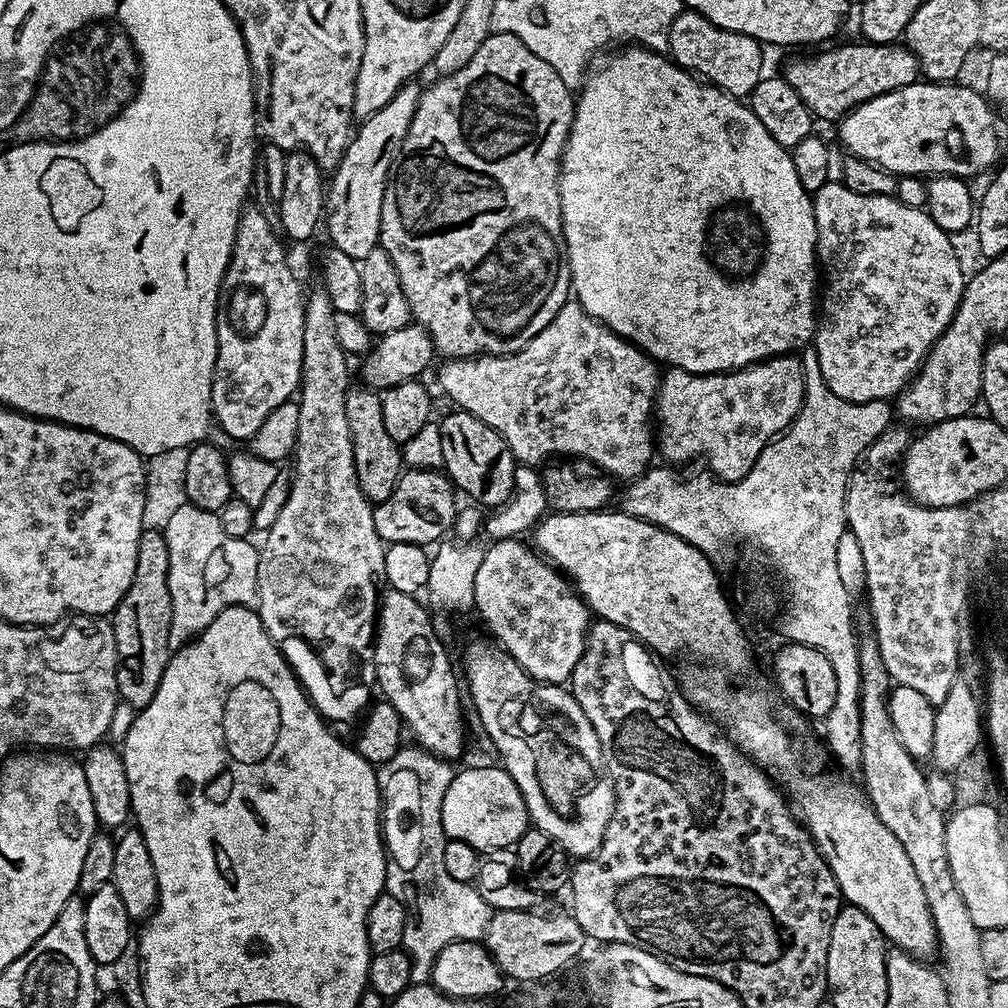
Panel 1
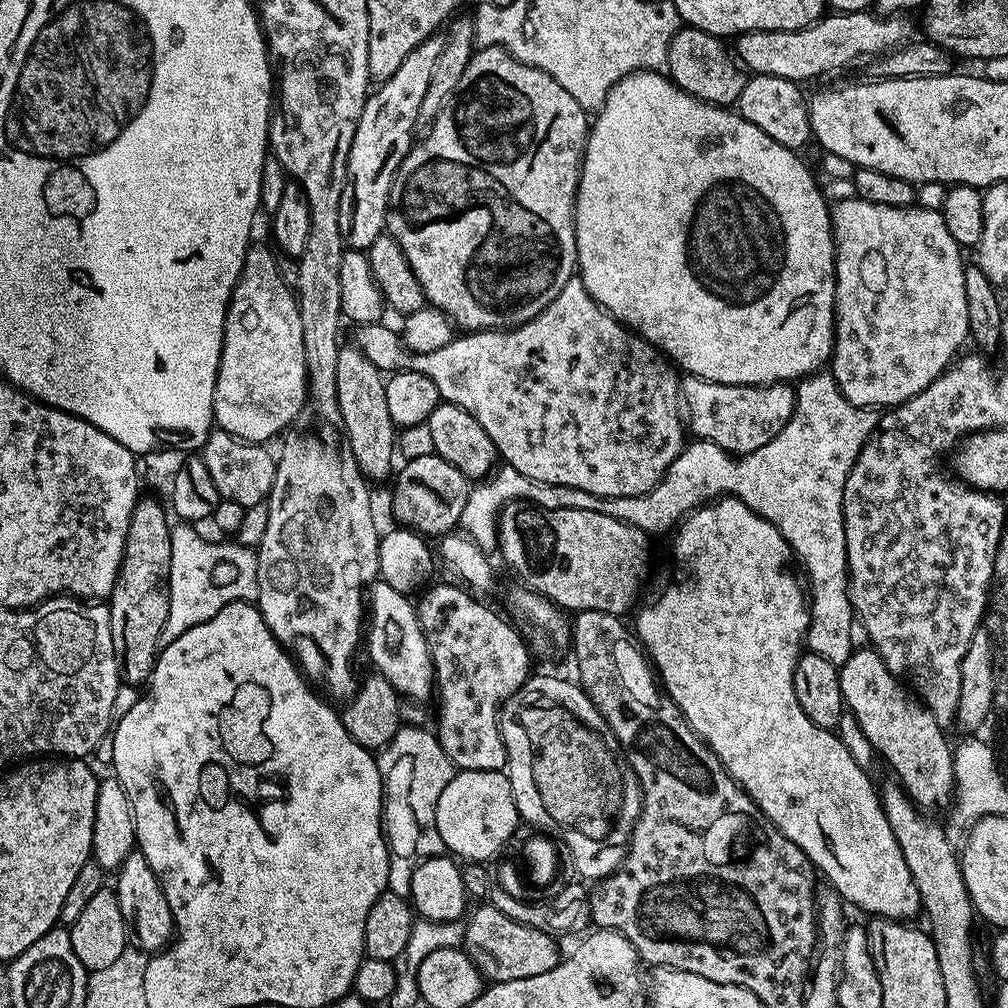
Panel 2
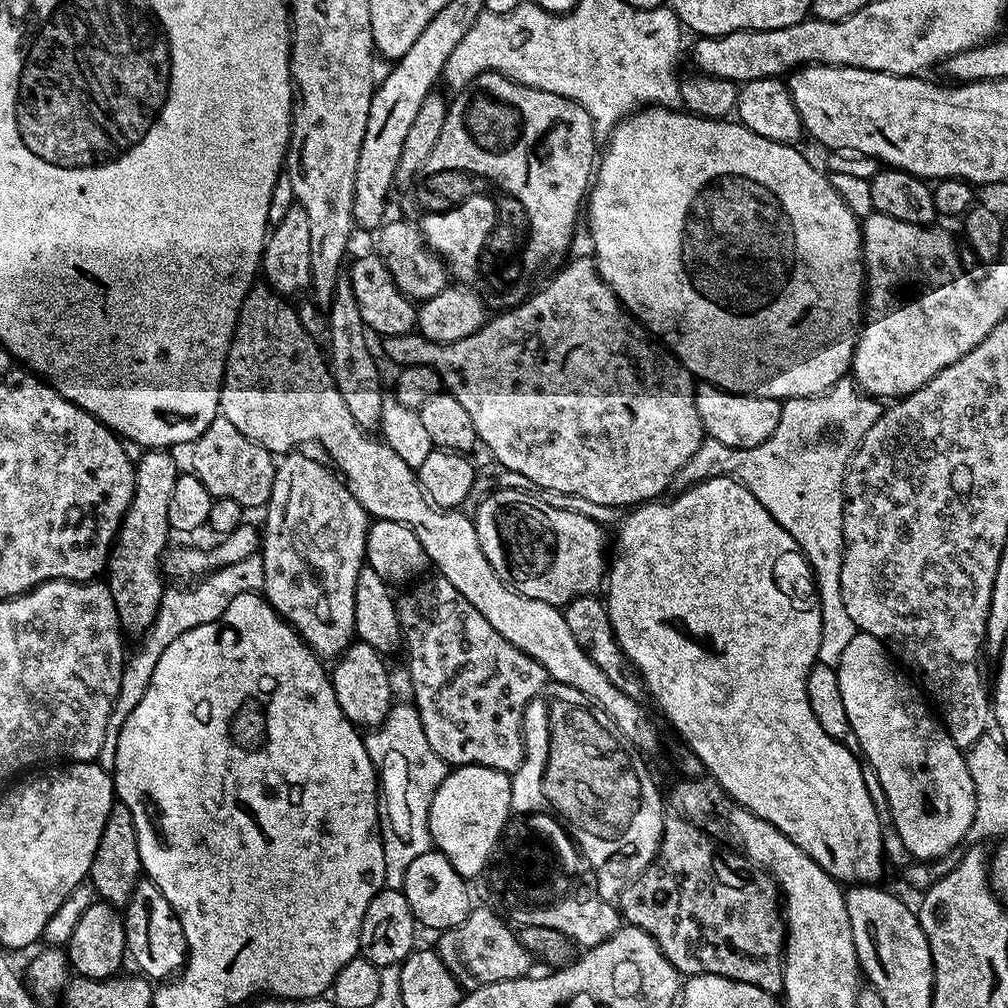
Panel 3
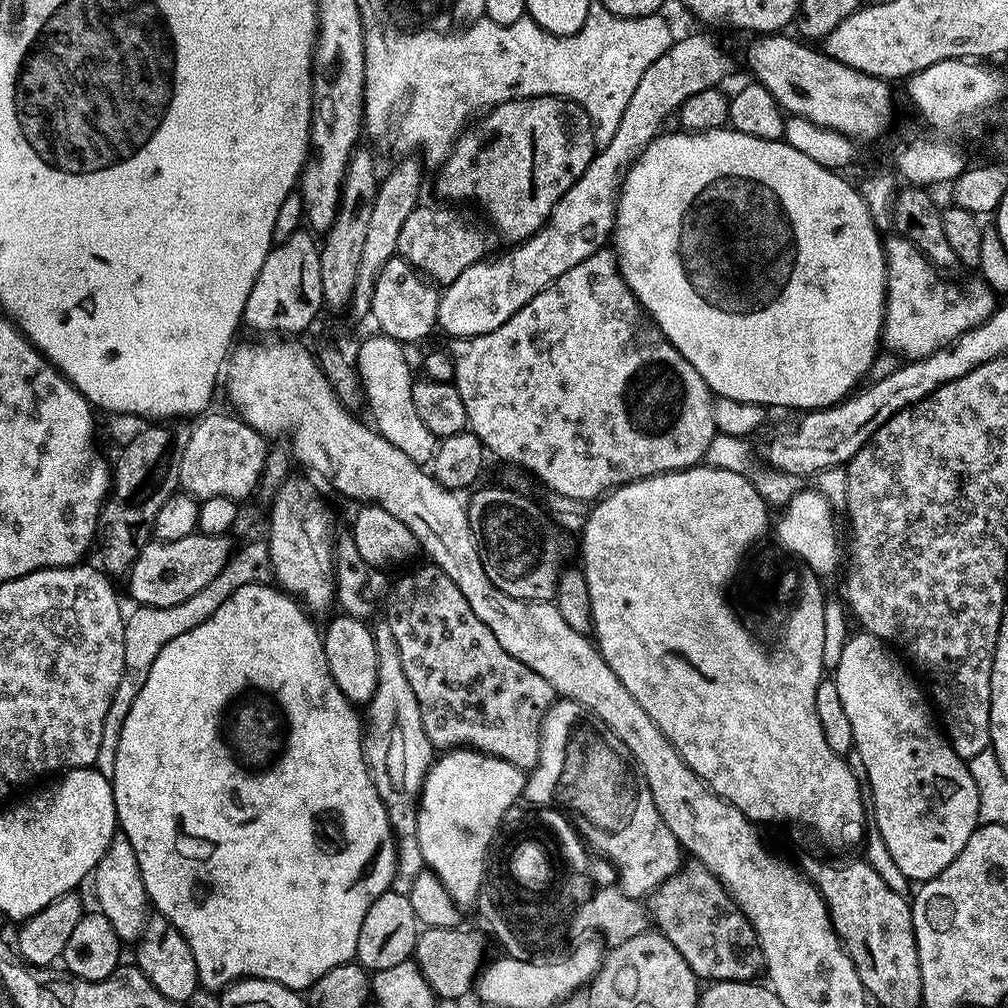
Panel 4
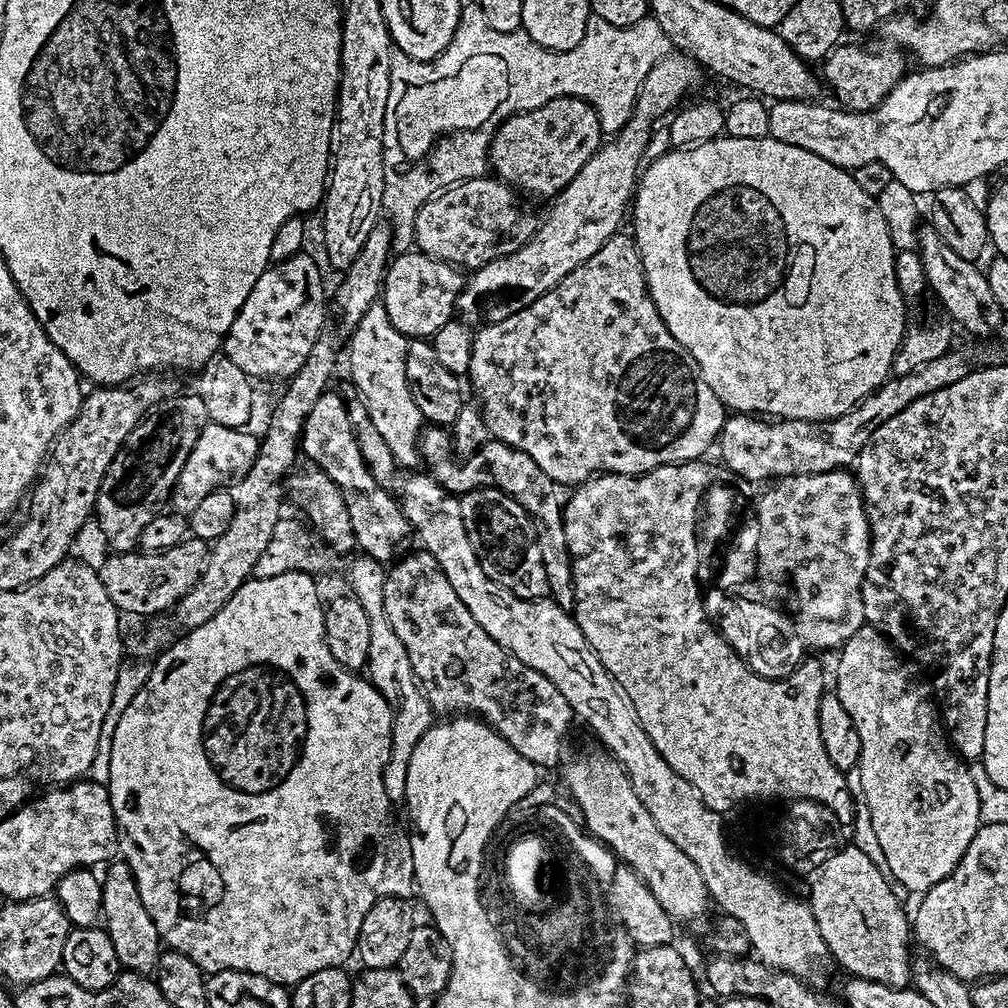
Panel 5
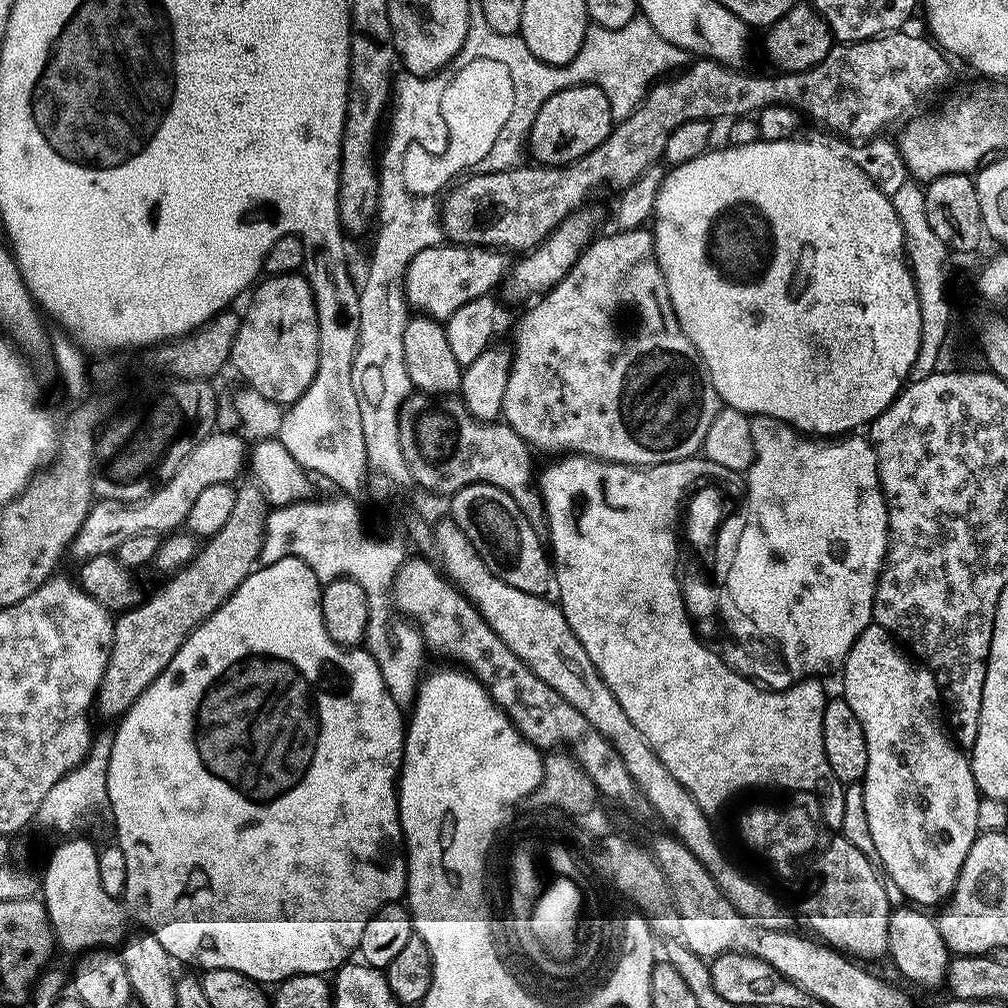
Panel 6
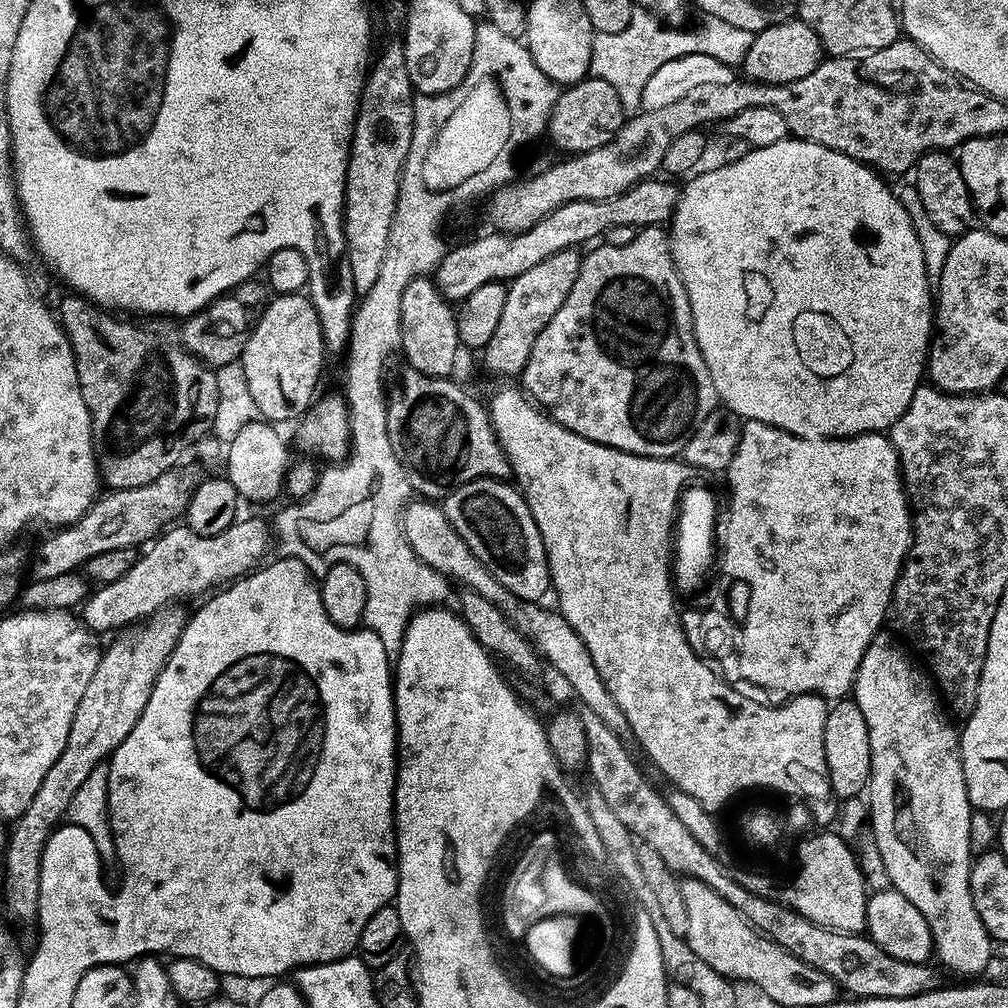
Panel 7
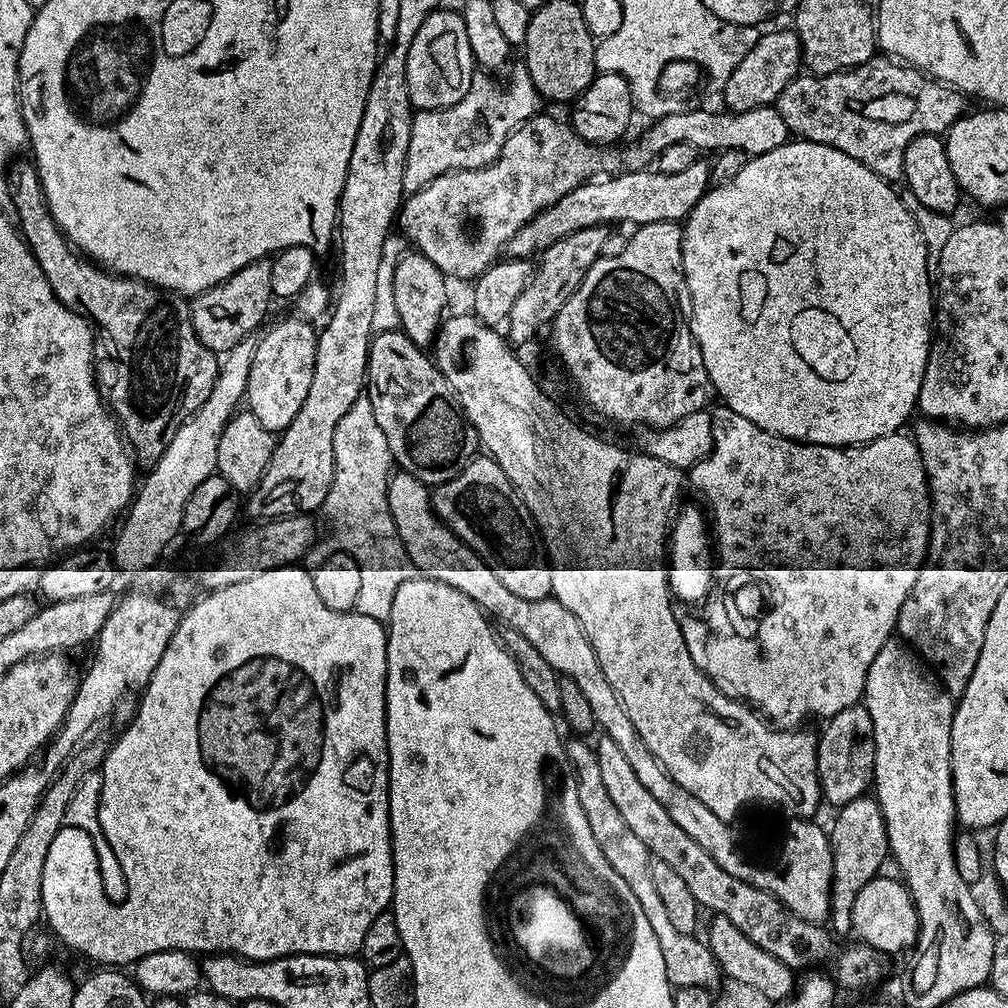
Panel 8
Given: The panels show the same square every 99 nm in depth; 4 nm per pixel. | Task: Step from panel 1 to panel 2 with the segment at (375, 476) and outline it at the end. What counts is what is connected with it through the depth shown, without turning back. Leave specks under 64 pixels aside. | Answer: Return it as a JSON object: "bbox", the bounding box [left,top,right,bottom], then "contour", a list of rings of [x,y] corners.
{"bbox":[338,342,398,480],"contour":[[[348,342],[340,347],[338,350],[338,410],[340,411],[339,423],[342,425],[342,431],[348,441],[350,450],[354,454],[354,458],[358,462],[360,471],[364,473],[365,477],[372,478],[372,476],[377,476],[378,479],[384,480],[393,475],[394,467],[392,468],[392,455],[395,457],[398,452],[398,429],[396,423],[390,418],[390,410],[386,406],[386,386],[384,381],[386,379],[385,373],[378,370],[378,366],[374,366],[374,362],[370,362],[370,358],[366,358],[366,354],[362,354],[362,350],[356,348],[355,343]]]}

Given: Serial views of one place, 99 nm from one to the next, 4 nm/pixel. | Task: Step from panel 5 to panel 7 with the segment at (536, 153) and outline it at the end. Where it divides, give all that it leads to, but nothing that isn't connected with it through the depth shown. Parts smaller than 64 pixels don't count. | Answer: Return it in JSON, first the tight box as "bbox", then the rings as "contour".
{"bbox":[546,75,626,154],"contour":[[[589,75],[578,81],[577,84],[569,84],[556,97],[556,105],[548,115],[546,136],[552,139],[556,148],[561,148],[561,153],[575,154],[577,152],[589,152],[614,138],[618,130],[623,126],[626,113],[622,102],[618,98],[618,90],[610,86],[610,82],[599,80],[598,77]]]}

